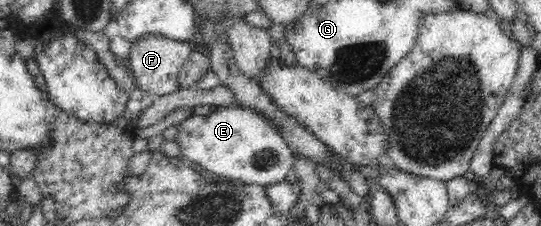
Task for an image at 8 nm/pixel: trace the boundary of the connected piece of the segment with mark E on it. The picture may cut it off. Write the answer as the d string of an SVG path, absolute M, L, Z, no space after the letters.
M239 105L218 106L207 116L189 116L178 125L176 142L181 148L182 160L191 162L198 169L205 169L219 175L222 181L256 186L275 185L287 179L287 173L294 164L295 156L292 154L292 149L275 126L255 110L242 108Z

